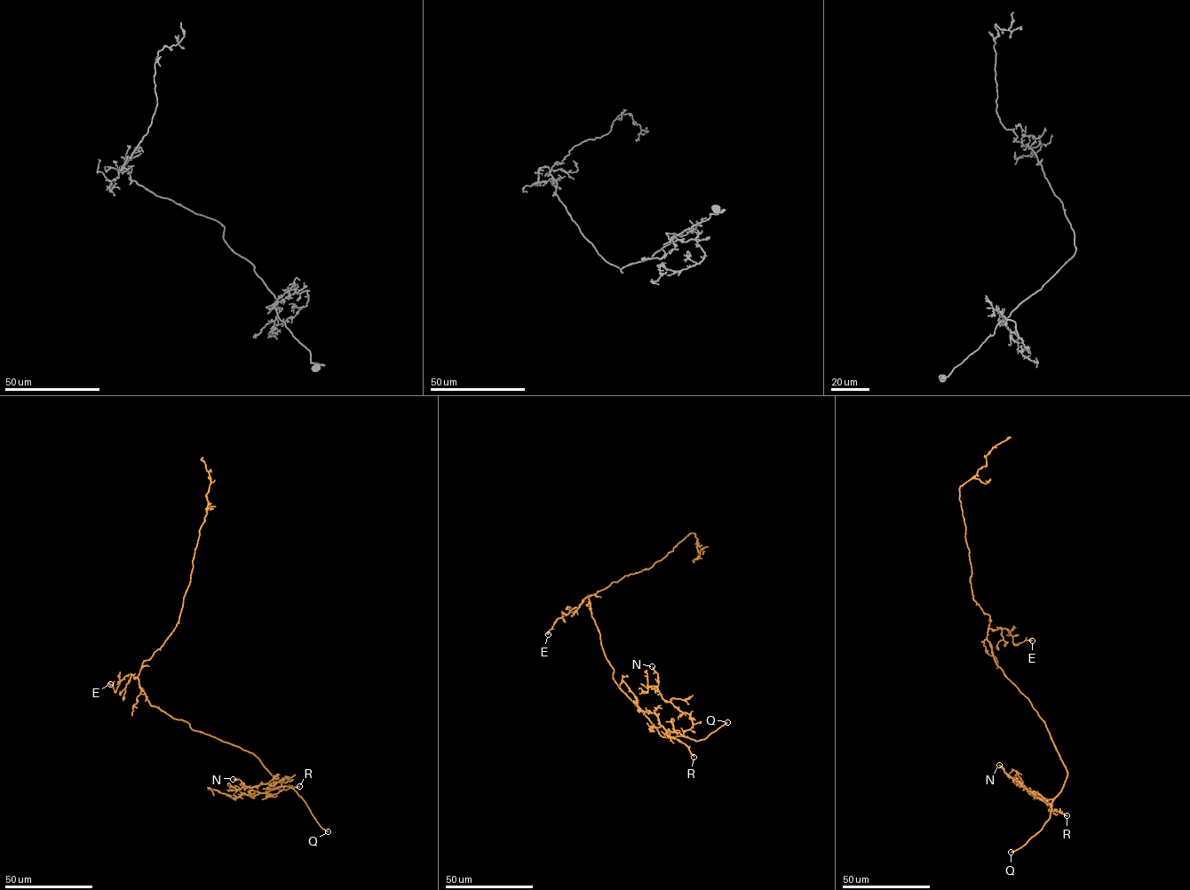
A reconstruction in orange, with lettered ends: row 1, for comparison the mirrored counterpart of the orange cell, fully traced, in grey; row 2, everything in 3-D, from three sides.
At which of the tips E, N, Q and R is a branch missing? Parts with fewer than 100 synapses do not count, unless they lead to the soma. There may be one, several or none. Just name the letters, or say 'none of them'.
Q

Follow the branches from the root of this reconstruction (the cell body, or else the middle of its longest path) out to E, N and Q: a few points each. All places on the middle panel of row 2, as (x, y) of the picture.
E: (591, 609), (588, 595), (575, 611), (558, 618), (548, 634)
N: (591, 609), (621, 689), (662, 736), (681, 735), (693, 726), (691, 717), (662, 696), (652, 666)
Q: (591, 609), (600, 634), (602, 648), (614, 671), (612, 677), (662, 736), (681, 735), (699, 741), (727, 722)

